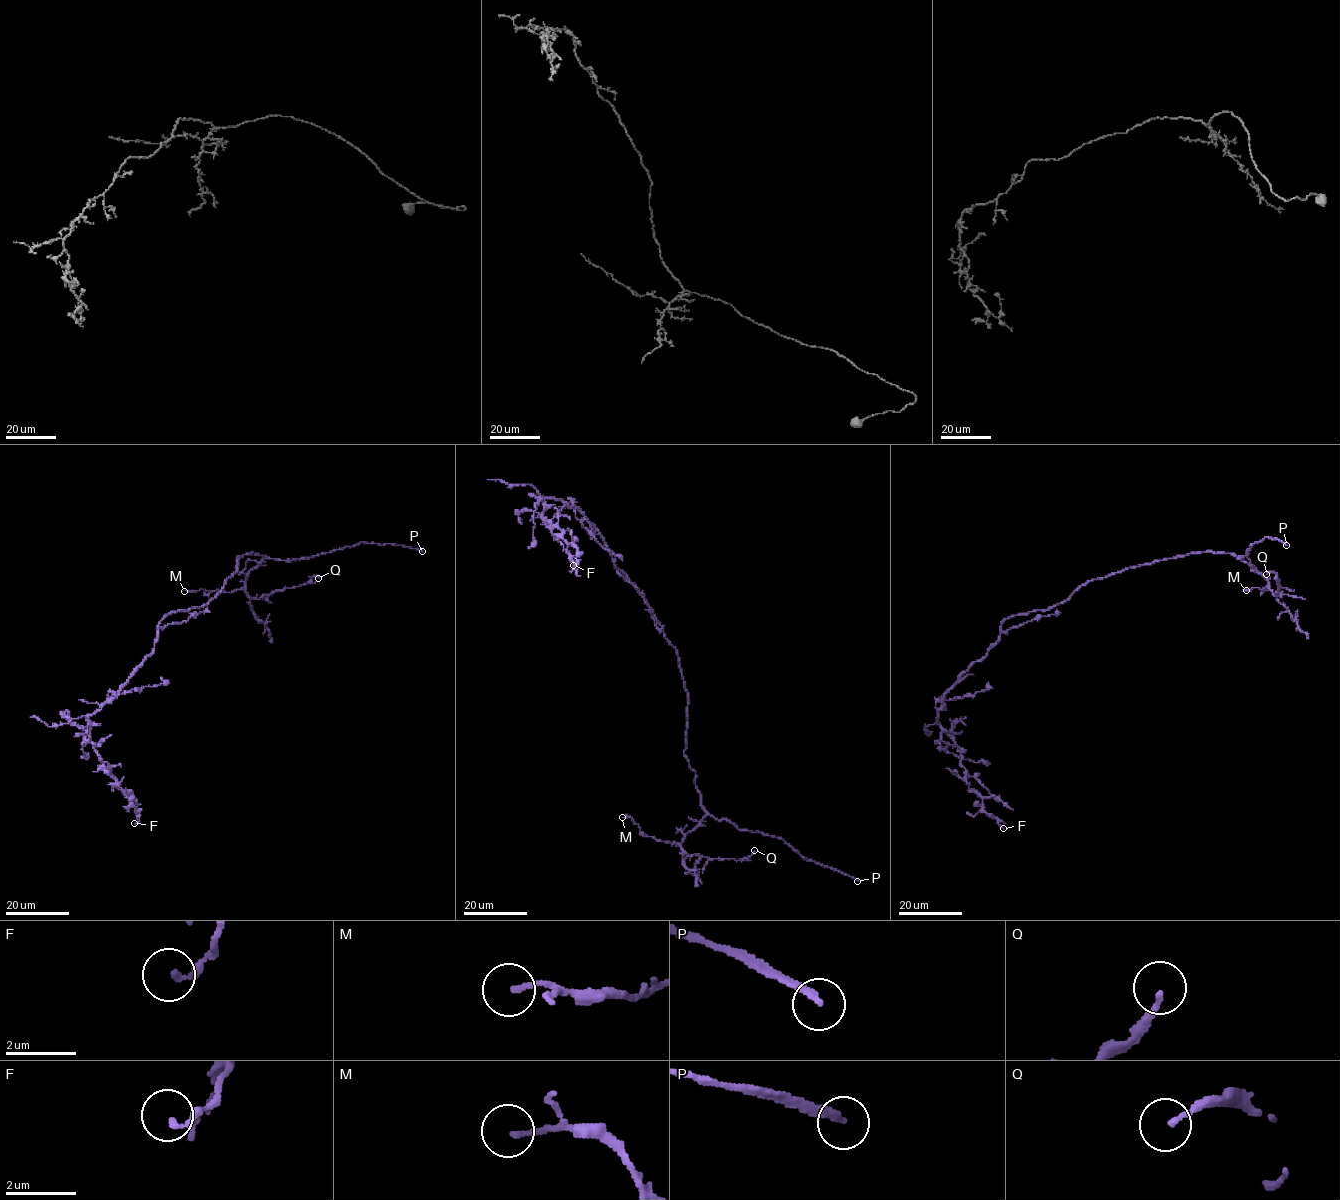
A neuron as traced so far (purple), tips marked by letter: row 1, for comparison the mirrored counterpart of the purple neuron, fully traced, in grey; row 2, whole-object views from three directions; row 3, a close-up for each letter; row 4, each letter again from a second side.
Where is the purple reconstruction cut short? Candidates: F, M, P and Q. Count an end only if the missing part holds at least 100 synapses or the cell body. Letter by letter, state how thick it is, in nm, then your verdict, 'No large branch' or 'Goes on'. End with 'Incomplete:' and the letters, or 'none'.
F: Thickness 160 nm. No large branch
M: Thickness 160 nm. No large branch
P: Thickness 200 nm. Goes on
Q: Thickness 120 nm. No large branch
Incomplete: P

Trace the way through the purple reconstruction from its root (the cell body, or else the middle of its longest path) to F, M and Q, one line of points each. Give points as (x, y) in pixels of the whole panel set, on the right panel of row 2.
F: (1060, 603), (1005, 619), (999, 639), (960, 675), (937, 714), (938, 723), (961, 754), (969, 787), (1003, 828)
M: (1060, 603), (1090, 580), (1130, 567), (1207, 551), (1234, 554), (1260, 573), (1268, 584), (1267, 590), (1246, 590)
Q: (1060, 603), (1090, 580), (1197, 552), (1234, 554), (1260, 573), (1268, 588), (1278, 595), (1276, 574), (1266, 574)

